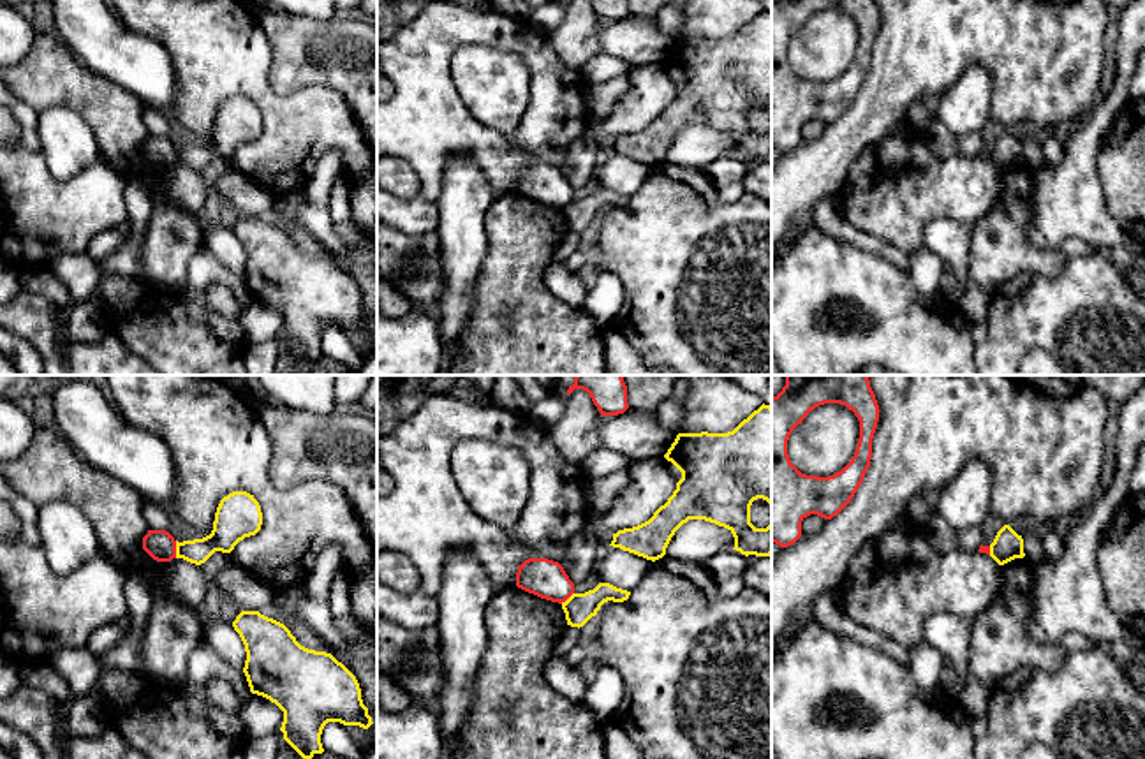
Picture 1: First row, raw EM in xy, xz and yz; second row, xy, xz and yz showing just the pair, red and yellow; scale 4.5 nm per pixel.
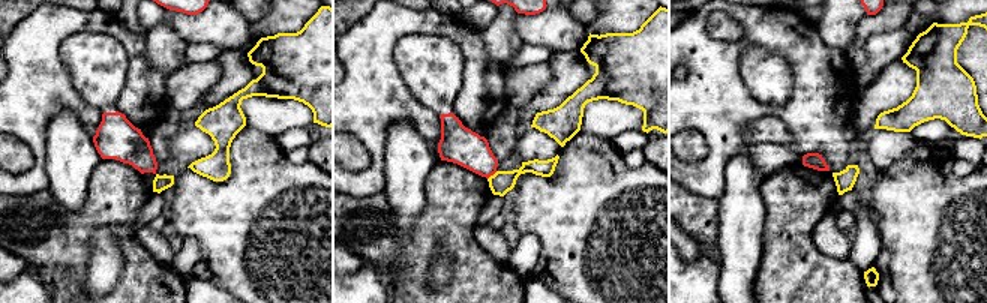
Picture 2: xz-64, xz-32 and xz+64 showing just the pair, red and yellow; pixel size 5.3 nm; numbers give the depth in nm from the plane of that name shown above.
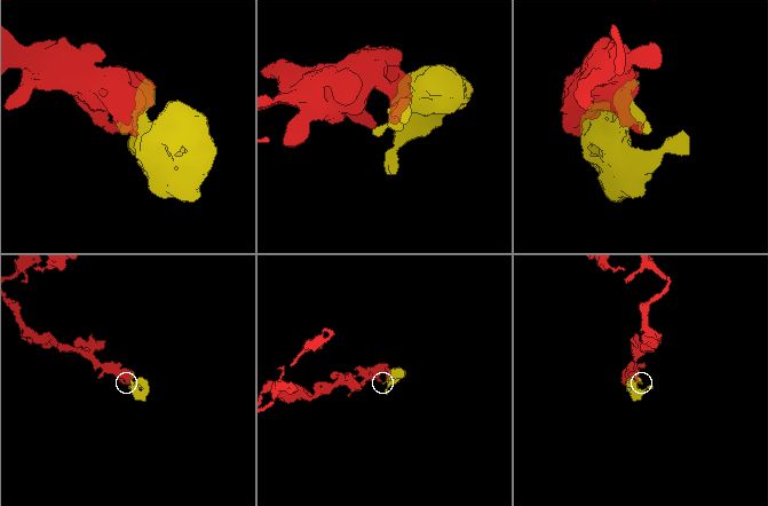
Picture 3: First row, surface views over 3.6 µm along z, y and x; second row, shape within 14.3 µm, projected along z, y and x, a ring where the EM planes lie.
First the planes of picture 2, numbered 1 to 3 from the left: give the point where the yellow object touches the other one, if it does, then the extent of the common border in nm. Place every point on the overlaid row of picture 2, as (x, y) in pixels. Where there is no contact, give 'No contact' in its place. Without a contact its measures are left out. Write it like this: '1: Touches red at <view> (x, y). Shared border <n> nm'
1: No contact
2: Touches red at xz-32 (492, 174). Shared border 70 nm
3: No contact

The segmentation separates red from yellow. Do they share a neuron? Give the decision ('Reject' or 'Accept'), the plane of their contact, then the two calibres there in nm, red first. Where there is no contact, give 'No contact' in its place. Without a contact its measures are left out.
Reject. Touches red in xy. Thickness 140 nm (red) against 140 nm

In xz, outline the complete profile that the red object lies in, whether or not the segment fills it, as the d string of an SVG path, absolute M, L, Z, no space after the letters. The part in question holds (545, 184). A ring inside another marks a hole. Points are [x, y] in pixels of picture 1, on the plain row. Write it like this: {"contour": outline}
{"contour": "M528 164L518 171L516 192L558 210L574 199L574 188L564 173L548 164Z"}

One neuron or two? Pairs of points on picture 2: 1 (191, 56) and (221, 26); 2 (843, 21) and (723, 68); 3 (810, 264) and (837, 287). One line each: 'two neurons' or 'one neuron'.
1: two neurons
2: two neurons
3: one neuron

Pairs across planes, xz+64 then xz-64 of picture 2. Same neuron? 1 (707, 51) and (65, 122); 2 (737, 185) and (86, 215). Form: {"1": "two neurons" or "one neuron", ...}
{"1": "two neurons", "2": "two neurons"}

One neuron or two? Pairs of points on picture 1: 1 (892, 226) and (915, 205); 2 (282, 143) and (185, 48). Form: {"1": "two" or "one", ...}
{"1": "one", "2": "one"}

